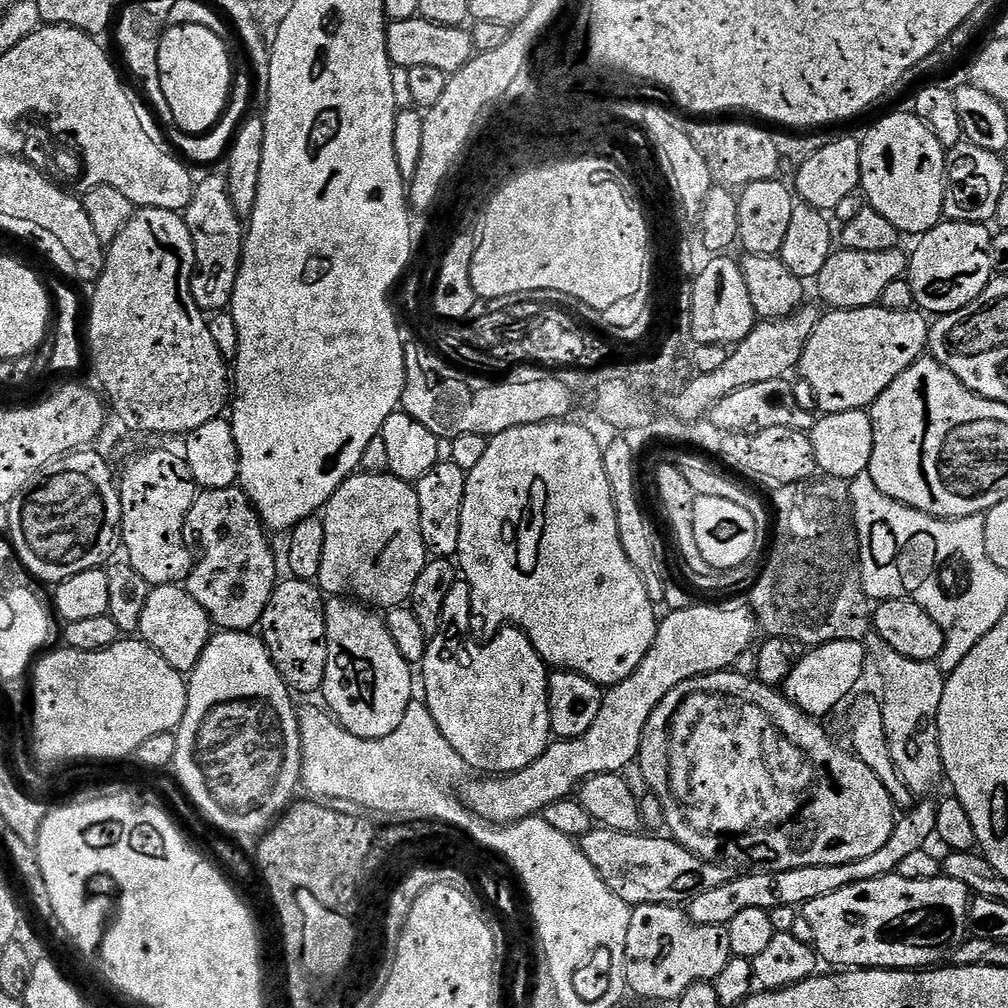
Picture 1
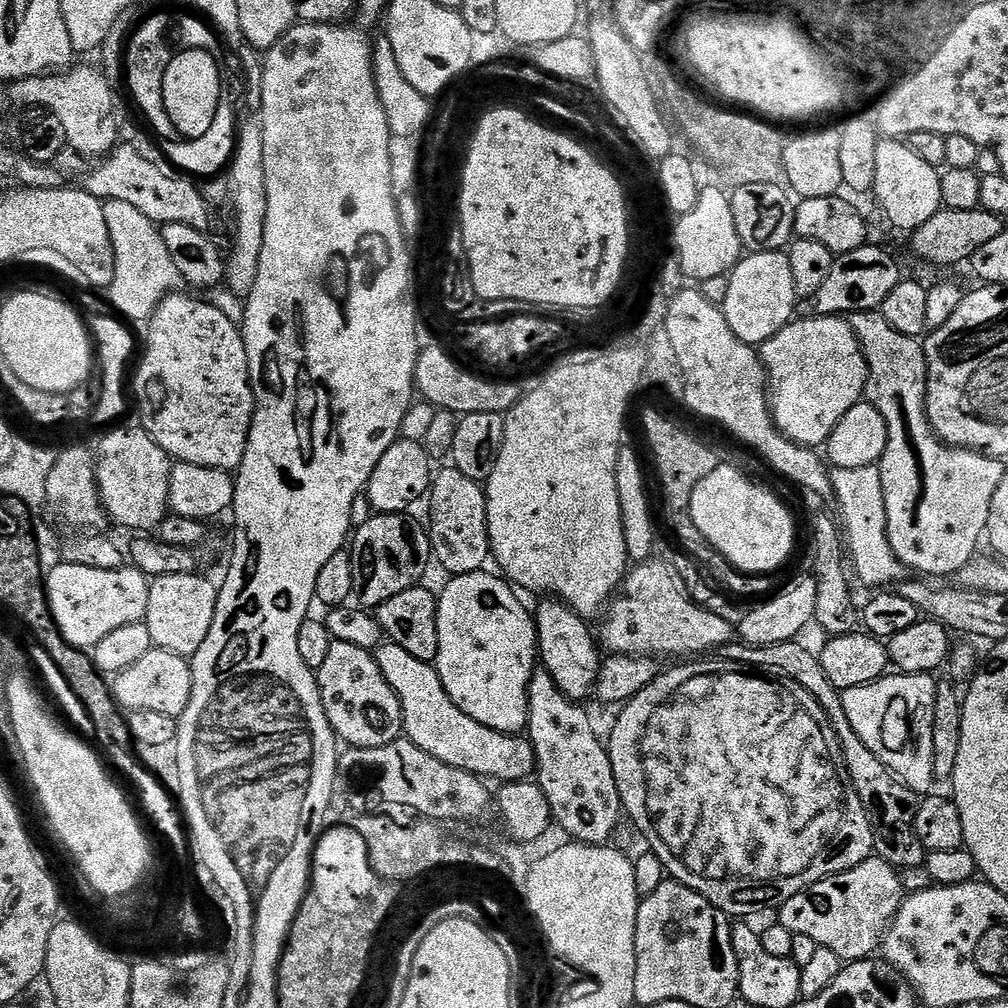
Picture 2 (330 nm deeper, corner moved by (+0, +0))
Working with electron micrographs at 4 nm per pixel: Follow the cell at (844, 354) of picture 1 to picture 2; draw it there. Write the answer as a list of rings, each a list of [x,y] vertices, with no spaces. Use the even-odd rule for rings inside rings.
[[[809,316],[793,319],[774,338],[770,338],[758,348],[764,370],[768,374],[768,394],[772,419],[780,427],[780,432],[795,444],[809,446],[827,445],[834,426],[850,410],[850,406],[861,403],[864,388],[868,384],[868,367],[862,346],[848,325],[844,316]]]

